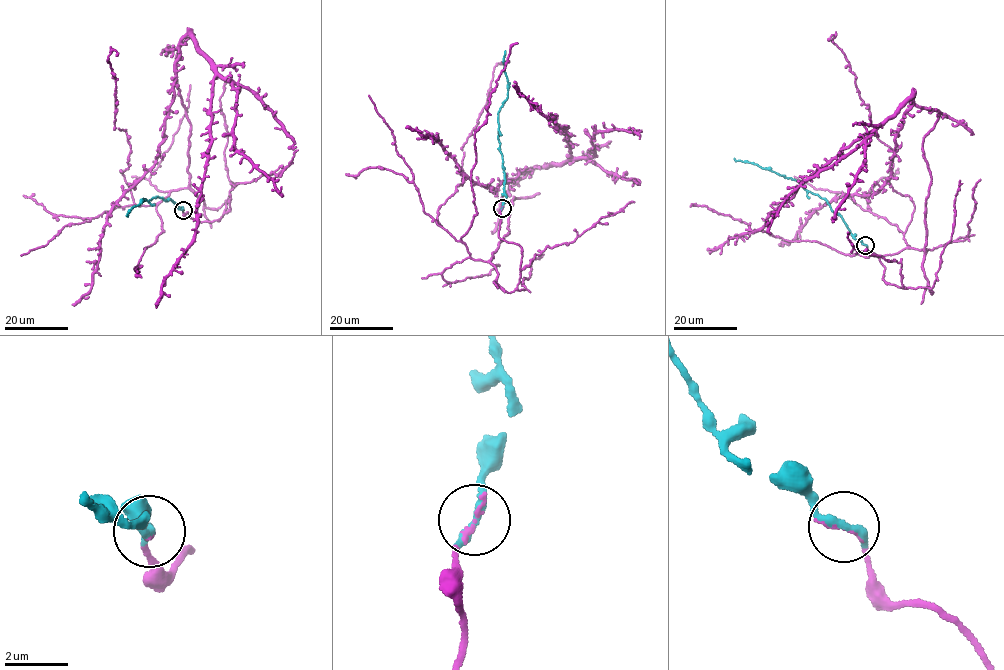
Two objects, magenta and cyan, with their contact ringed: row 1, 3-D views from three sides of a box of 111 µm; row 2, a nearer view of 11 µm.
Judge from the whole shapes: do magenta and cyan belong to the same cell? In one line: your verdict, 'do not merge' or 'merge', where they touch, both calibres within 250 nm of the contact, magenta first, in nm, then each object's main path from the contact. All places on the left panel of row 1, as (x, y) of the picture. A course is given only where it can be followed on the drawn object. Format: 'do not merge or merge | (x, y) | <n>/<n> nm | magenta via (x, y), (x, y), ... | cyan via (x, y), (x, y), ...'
merge | (183, 210) | 110/360 nm | magenta via (183, 210), (212, 221), (227, 202), (190, 186), (163, 51), (188, 35), (214, 74), (211, 140), (155, 305) | cyan via (183, 210), (172, 200), (157, 196), (149, 201), (142, 200), (126, 215)

